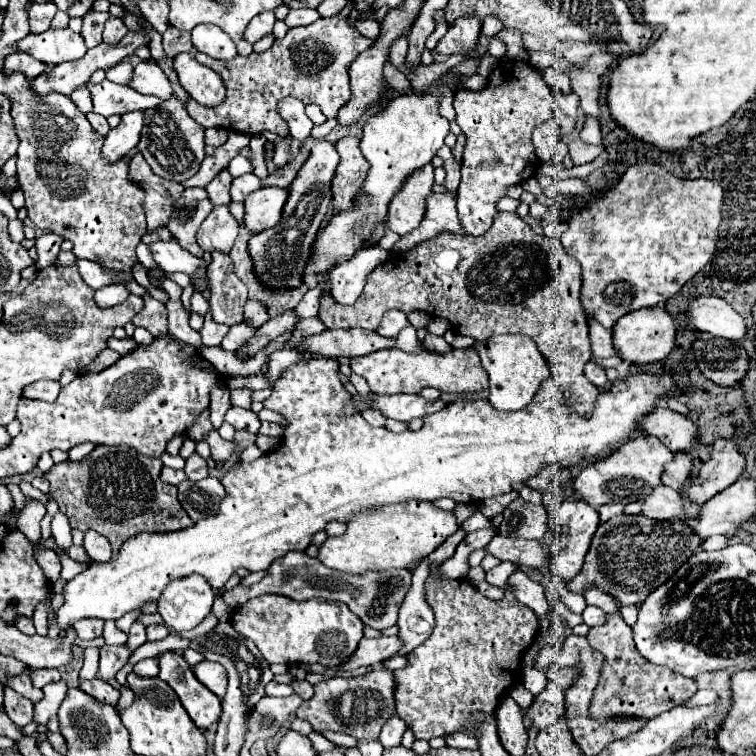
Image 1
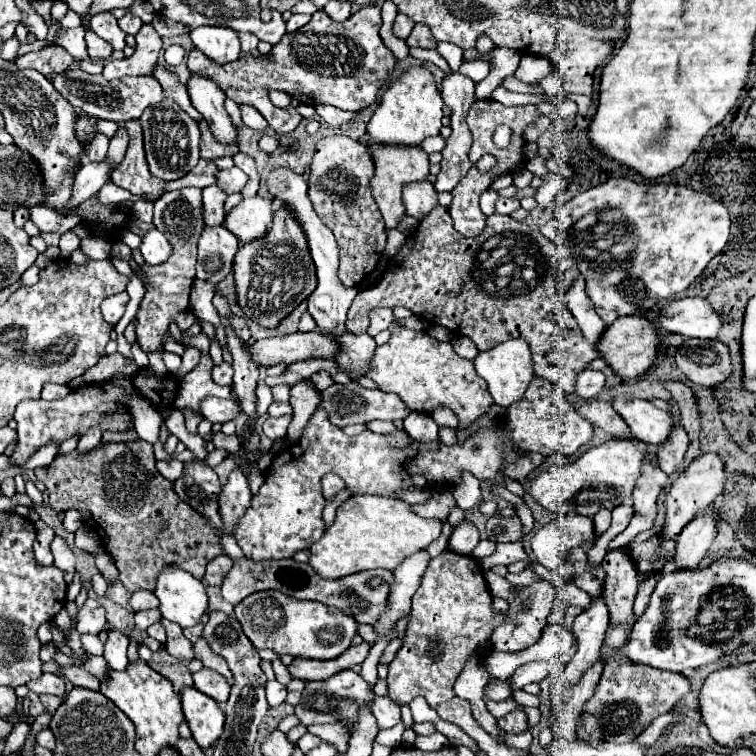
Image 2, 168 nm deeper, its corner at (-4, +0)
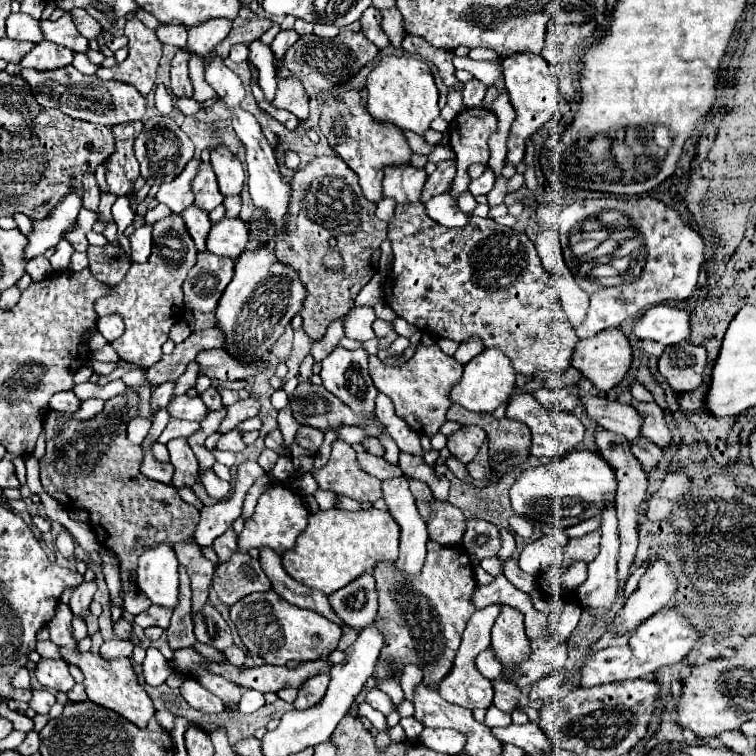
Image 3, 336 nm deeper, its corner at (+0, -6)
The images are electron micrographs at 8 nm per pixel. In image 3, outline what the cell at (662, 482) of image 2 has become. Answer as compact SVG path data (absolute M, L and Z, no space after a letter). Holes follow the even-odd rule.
M640 435L634 443L630 443L630 451L644 465L646 475L652 475L662 457L660 447L656 443L650 443L650 439L646 439L644 435Z

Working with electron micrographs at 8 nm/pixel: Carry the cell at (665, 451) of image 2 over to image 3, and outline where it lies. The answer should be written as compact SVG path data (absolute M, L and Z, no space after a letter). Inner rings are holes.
M630 399L630 405L638 409L638 415L642 417L642 435L652 439L658 447L668 449L670 445L670 429L664 423L664 411L652 401L652 403L642 403L636 399Z

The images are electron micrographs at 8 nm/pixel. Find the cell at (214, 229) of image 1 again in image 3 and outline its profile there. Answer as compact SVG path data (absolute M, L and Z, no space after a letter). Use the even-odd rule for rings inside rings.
M208 251L198 253L198 261L192 267L192 271L188 273L186 281L184 281L184 303L188 309L192 311L202 311L202 313L212 313L226 289L226 285L230 283L234 275L234 261L226 259L226 257L218 257L218 255L210 255Z

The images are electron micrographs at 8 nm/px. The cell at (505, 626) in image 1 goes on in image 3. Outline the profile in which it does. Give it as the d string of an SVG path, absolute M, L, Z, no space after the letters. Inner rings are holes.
M432 539L426 547L426 563L418 575L398 575L392 563L378 563L374 567L378 591L376 623L382 627L382 635L386 635L382 657L402 665L418 665L424 671L424 681L438 687L454 665L462 631L474 613L470 599L476 581L474 565L462 547L446 547Z

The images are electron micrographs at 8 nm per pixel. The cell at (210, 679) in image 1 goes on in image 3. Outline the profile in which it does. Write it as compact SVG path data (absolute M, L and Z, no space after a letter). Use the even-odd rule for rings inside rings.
M186 679L180 685L180 695L184 697L184 701L194 707L196 711L202 713L222 713L224 711L224 703L222 699L218 699L214 693L210 693L208 689L204 689L198 681L194 679Z

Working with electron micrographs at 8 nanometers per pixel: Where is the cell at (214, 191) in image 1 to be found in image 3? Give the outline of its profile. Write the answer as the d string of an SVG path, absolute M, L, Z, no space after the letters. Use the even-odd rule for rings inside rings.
M190 205L180 215L182 215L182 221L186 223L186 229L188 229L190 237L196 243L196 251L204 251L206 249L206 235L208 235L208 231L212 227L212 223L208 219L208 213L198 209L196 205Z

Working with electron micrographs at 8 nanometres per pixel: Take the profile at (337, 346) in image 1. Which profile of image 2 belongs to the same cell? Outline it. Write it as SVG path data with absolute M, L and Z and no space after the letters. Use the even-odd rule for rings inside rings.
M292 333L284 337L260 339L248 345L252 359L258 365L290 365L306 359L330 359L334 357L334 337L326 337L324 333Z

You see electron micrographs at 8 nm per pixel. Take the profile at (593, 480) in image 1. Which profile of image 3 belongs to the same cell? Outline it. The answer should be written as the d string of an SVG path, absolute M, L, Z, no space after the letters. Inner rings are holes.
M570 451L566 457L522 471L510 487L510 503L516 515L522 515L534 523L566 529L590 517L598 517L604 503L614 499L616 487L618 483L612 467L606 465L598 453Z

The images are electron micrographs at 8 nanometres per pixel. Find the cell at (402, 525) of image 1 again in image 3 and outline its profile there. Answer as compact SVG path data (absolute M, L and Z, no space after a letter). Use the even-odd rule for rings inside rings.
M374 507L364 511L328 509L310 515L306 531L302 531L294 547L282 555L282 567L298 583L330 595L356 577L372 571L378 561L396 561L398 547L400 527L388 511Z

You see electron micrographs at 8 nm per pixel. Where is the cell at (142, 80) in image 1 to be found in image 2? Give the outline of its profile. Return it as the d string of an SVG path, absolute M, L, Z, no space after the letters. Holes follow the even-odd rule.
M68 69L66 73L54 75L52 81L54 87L60 91L60 95L68 99L74 107L80 107L92 117L100 117L116 123L138 119L146 107L160 103L164 97L162 85L152 75L126 75L120 79L106 81L102 75L90 75L82 69Z

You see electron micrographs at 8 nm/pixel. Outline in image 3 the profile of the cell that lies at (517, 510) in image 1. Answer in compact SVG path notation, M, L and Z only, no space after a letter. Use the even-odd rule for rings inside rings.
M470 517L470 519L466 519L466 531L462 537L462 547L470 555L474 555L478 561L482 561L486 557L494 557L500 549L498 529L484 519Z

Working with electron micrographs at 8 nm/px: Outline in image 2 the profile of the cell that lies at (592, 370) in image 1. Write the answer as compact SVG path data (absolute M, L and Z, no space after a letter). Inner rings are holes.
M584 369L578 375L578 383L576 383L576 393L578 397L594 397L600 393L600 389L606 385L606 377L602 371L594 371L594 369Z

